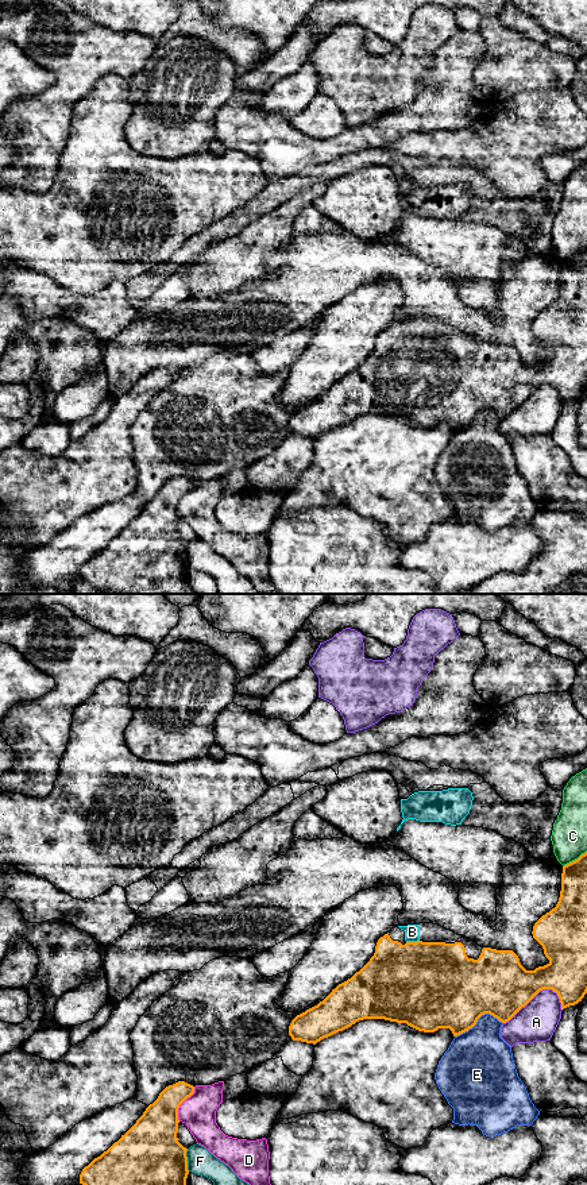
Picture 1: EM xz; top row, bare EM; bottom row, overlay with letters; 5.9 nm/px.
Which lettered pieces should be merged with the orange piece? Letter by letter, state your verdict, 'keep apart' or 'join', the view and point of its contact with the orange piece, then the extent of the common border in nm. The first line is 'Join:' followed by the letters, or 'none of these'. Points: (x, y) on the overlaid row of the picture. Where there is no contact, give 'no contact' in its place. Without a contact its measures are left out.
Join: none of these
A: keep apart | xz (532, 998) | 380 nm
B: keep apart | xz (412, 942) | 80 nm
C: keep apart | xz (575, 860) | 170 nm
D: keep apart | xz (181, 1103) | 220 nm
E: keep apart | xz (478, 1018) | 300 nm
F: keep apart | xz (186, 1160) | 140 nm

